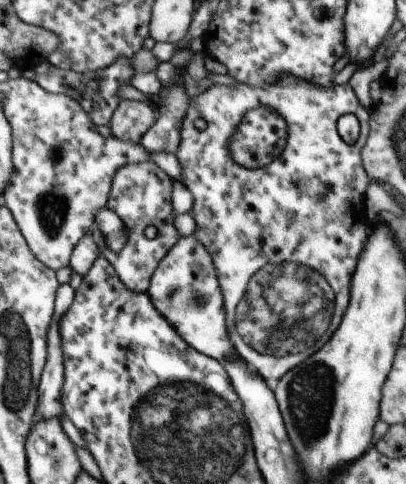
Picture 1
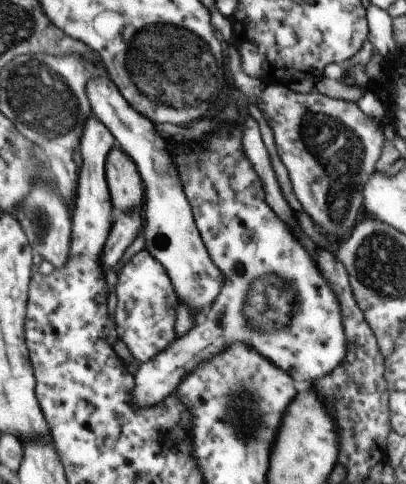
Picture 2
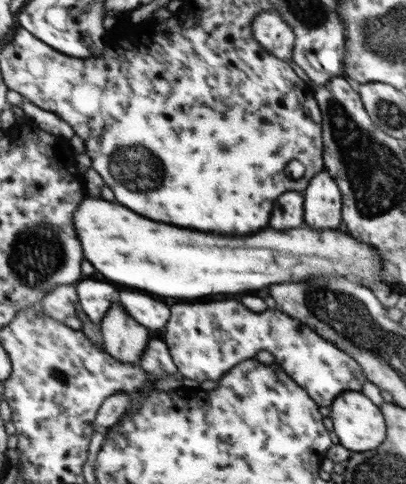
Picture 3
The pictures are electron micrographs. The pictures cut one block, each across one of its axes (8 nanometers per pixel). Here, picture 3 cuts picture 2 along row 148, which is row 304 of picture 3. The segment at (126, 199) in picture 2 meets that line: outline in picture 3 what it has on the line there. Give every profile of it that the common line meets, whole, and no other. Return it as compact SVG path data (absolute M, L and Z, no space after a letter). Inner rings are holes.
M113 302L109 312L103 316L99 330L107 354L123 364L137 364L151 342L149 330L129 316L117 302Z

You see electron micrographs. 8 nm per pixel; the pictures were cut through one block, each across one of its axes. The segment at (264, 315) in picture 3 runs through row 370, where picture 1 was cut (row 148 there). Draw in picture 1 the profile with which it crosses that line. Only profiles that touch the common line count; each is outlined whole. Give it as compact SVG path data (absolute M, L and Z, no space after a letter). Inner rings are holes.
M291 74L281 76L275 84L269 84L267 88L253 88L237 82L235 86L211 84L205 92L189 100L189 108L183 116L179 132L181 142L175 156L183 168L181 184L193 194L193 208L187 214L197 222L197 228L191 236L197 238L197 242L211 256L215 278L221 290L229 342L233 344L241 360L249 368L253 368L253 372L257 372L267 382L269 388L275 388L275 384L285 374L295 370L301 360L305 360L311 352L319 350L329 340L331 332L339 324L341 314L347 306L349 280L353 278L351 272L357 270L363 244L369 238L367 236L369 218L365 218L367 204L363 204L363 190L369 184L369 176L365 174L361 158L363 146L367 144L371 132L369 120L371 120L369 112L361 106L355 90L349 84L323 88ZM257 106L275 108L287 122L289 138L283 154L275 162L271 162L261 170L245 170L231 158L229 140L237 130L237 126L241 124L245 112ZM343 114L353 114L359 120L361 134L355 144L345 144L335 130L335 122ZM197 118L205 120L207 128L197 130L193 126ZM261 270L265 270L263 280L267 280L269 288L261 288L257 282L257 274L261 274Z

